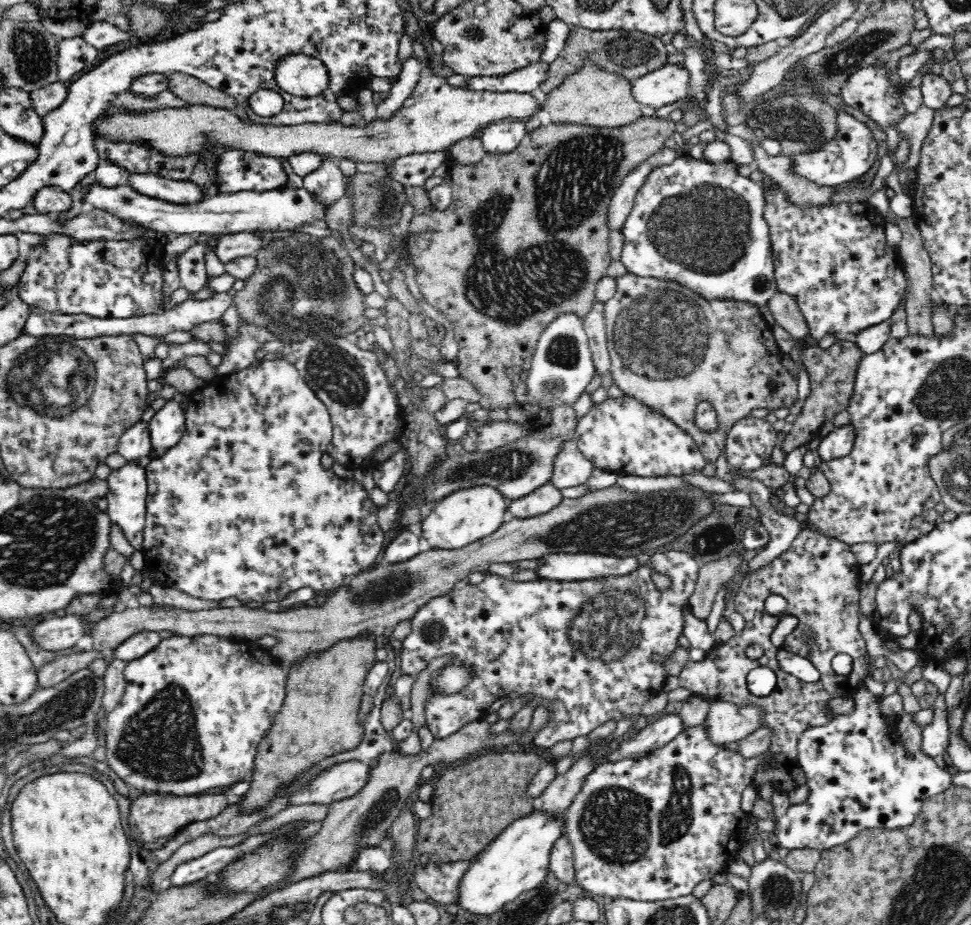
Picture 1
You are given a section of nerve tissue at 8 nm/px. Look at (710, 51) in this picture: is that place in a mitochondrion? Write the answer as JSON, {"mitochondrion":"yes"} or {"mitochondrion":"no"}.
{"mitochondrion":"no"}

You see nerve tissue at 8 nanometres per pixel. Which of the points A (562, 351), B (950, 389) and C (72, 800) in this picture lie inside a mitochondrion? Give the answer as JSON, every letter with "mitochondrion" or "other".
{"A":"mitochondrion","B":"mitochondrion","C":"other"}

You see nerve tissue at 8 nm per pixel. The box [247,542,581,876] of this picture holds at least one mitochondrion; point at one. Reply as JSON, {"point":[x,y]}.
{"point":[379,593]}

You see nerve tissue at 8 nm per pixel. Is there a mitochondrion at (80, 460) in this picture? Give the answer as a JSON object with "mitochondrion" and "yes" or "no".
{"mitochondrion":"no"}

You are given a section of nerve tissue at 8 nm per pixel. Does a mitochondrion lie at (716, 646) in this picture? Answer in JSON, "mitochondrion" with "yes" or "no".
{"mitochondrion":"no"}

